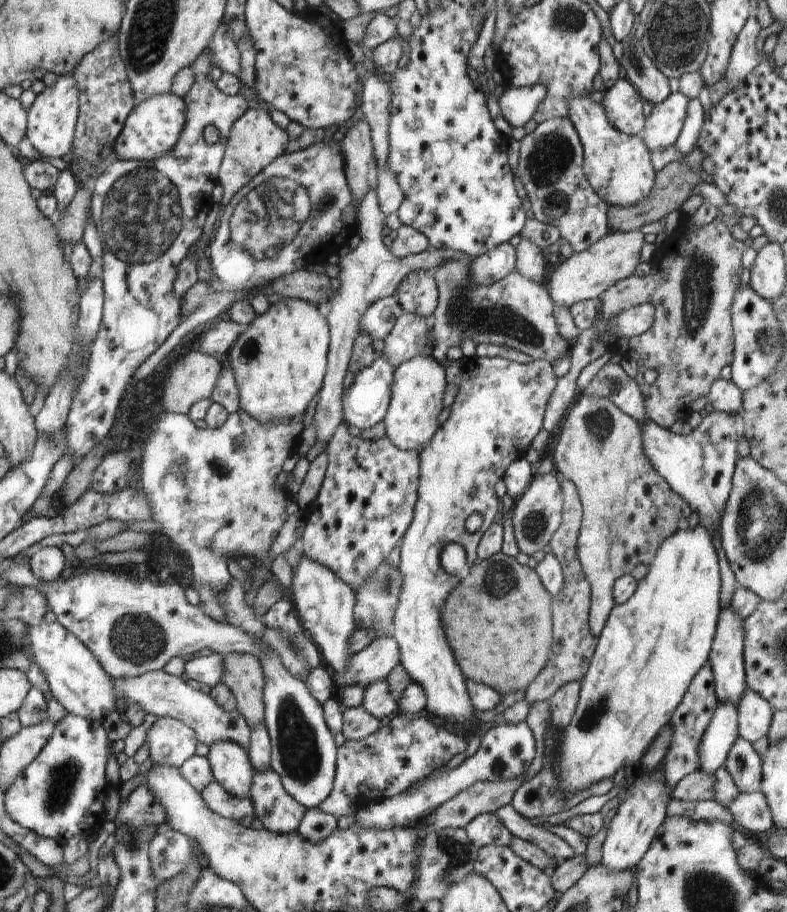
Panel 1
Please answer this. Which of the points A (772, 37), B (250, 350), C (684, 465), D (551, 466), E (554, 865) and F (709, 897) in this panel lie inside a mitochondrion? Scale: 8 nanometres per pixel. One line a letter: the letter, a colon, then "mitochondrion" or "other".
A: other
B: other
C: other
D: other
E: other
F: mitochondrion

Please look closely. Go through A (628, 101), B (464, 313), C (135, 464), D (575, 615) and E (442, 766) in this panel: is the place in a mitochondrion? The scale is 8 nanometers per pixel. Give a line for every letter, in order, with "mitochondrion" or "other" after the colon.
A: other
B: mitochondrion
C: other
D: other
E: other

